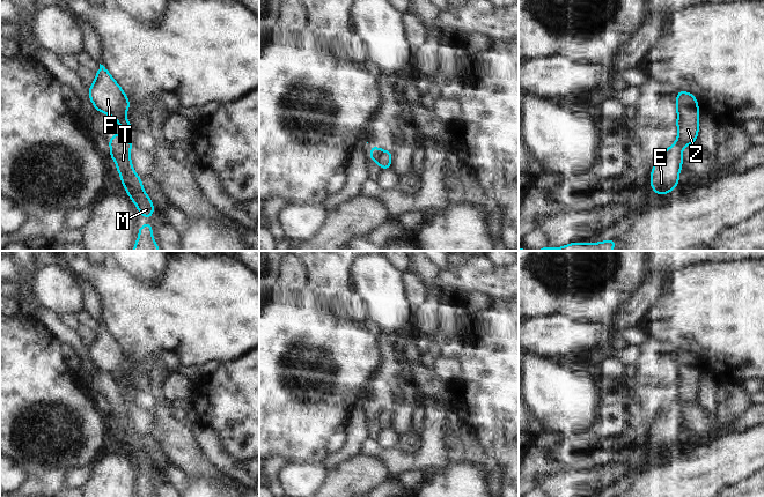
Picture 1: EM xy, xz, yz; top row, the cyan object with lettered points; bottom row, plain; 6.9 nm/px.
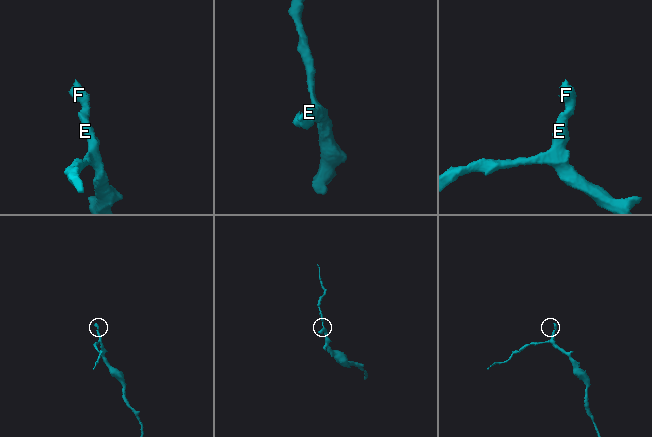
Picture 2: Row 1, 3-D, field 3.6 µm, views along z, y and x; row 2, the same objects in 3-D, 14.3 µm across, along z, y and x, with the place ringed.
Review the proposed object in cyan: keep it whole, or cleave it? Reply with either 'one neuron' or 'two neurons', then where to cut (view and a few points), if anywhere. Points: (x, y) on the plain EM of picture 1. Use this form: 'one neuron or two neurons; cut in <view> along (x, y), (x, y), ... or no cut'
two neurons; cut in xy along (120, 395), (129, 409)

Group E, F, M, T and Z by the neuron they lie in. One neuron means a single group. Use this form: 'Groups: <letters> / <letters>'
Groups: E M T / F Z

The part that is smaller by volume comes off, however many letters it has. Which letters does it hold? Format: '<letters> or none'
F, Z

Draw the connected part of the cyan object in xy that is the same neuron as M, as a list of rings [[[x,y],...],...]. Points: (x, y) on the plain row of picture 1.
[[[118,392],[112,393],[109,399],[111,407],[110,416],[117,422],[117,431],[122,435],[122,443],[127,450],[127,454],[132,458],[135,465],[139,467],[141,475],[152,477],[154,465],[148,455],[144,451],[141,437],[134,431],[130,416],[130,409],[126,407],[122,394]]]

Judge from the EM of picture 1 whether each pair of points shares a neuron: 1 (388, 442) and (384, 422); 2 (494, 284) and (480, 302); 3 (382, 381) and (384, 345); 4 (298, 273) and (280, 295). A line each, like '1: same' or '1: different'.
1: different
2: different
3: same
4: different

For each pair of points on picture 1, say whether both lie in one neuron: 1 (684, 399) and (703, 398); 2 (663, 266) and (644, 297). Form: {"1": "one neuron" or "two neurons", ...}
{"1": "two neurons", "2": "two neurons"}

